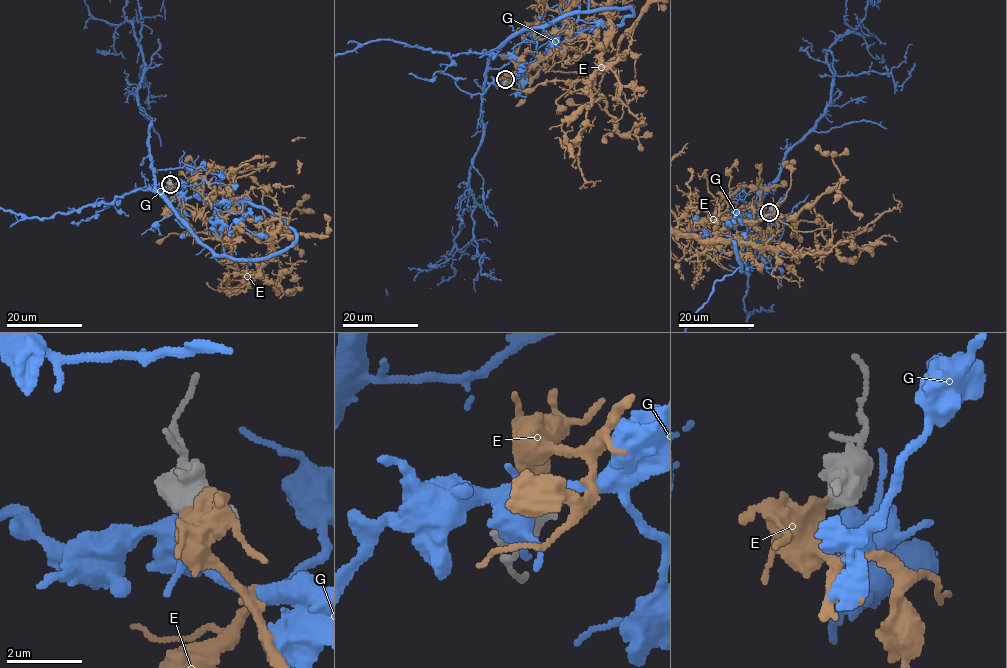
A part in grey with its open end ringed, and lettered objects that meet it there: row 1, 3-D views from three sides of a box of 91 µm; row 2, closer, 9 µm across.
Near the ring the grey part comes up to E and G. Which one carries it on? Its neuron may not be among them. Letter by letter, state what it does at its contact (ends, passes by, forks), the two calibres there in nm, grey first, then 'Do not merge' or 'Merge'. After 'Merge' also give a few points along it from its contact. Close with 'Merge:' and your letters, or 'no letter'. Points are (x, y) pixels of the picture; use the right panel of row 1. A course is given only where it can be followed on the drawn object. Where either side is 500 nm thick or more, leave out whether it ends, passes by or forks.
E: Thickness 480 nm (grey) against 600 nm. Merge
G: It forks there. Thickness 440 nm (grey) against 400 nm. Do not merge
Merge: E

